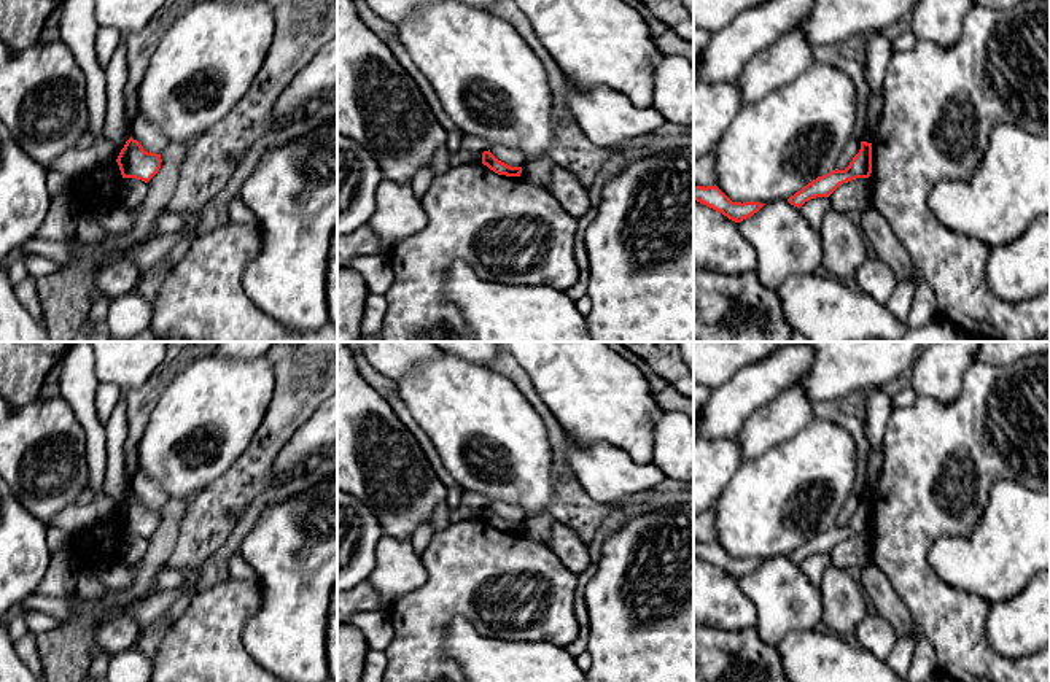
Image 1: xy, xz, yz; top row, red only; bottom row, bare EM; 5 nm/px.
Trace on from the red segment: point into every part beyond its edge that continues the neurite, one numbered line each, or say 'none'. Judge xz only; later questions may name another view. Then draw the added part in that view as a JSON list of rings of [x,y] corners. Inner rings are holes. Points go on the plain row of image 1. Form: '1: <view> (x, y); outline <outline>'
none

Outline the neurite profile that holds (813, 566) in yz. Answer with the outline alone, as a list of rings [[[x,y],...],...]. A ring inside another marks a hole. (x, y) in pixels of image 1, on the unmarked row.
[[[816,553],[800,563],[805,575],[815,583],[821,582],[824,571],[830,566],[829,553]]]

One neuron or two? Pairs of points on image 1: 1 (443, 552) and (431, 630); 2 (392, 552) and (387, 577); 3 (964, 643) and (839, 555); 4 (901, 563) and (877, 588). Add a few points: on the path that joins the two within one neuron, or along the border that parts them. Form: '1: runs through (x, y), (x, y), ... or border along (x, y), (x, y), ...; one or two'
1: runs through (443, 571), (443, 596), (431, 611); one
2: runs through (392, 558), (392, 571); one
3: border along (867, 534), (872, 561); two
4: border along (872, 561), (909, 609); two

